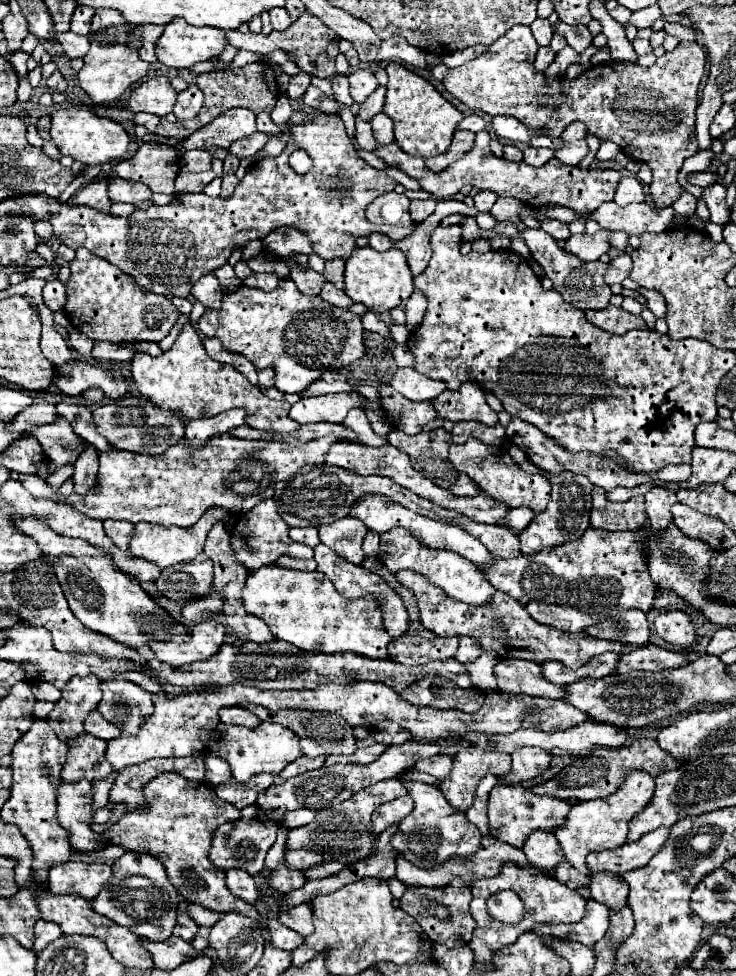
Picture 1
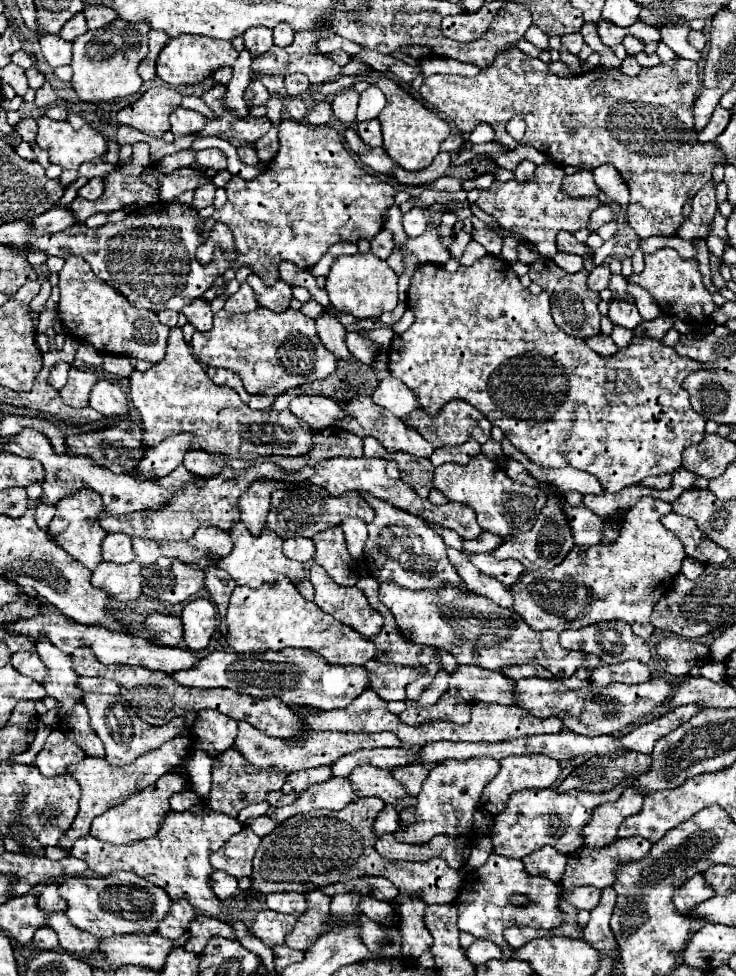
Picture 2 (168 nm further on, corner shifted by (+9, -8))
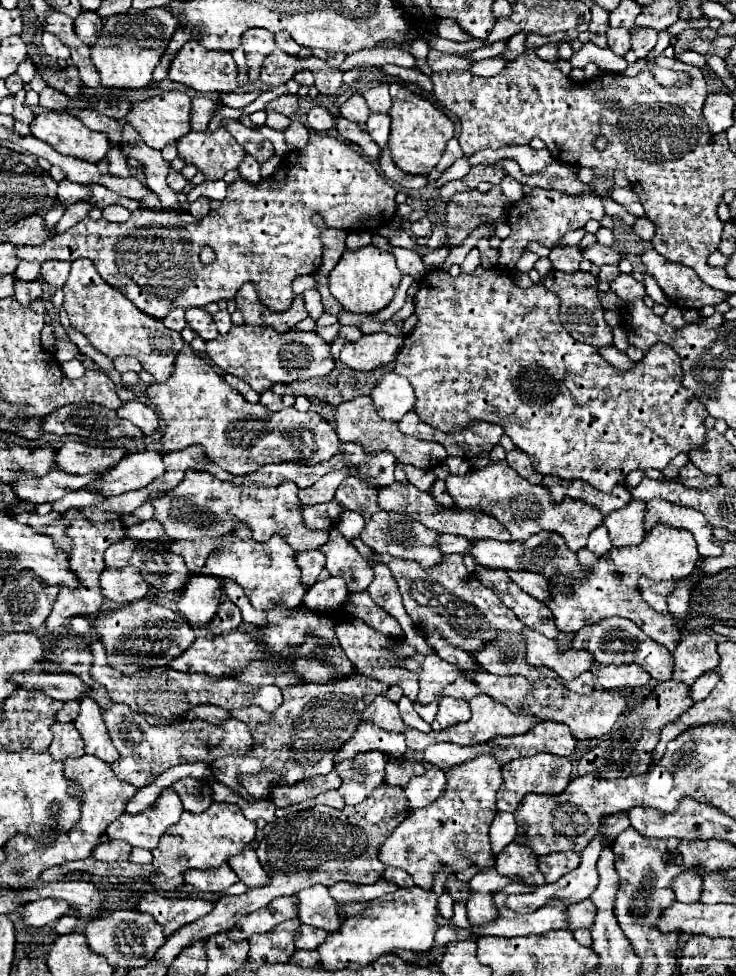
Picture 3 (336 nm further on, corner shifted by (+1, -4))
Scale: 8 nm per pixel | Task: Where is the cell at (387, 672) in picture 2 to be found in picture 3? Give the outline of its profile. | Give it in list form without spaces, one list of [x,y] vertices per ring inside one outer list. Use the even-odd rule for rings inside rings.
[[[356,674],[338,682],[326,684],[298,684],[292,688],[284,688],[284,702],[274,714],[266,714],[258,706],[240,708],[230,712],[234,718],[242,720],[254,738],[252,748],[246,756],[228,754],[212,762],[214,778],[236,790],[244,800],[254,802],[246,788],[240,784],[240,774],[260,774],[264,770],[272,770],[280,776],[274,786],[280,784],[296,784],[300,780],[312,776],[324,776],[334,768],[334,752],[340,750],[340,744],[352,736],[356,726],[360,724],[360,712],[376,698],[386,696],[388,700],[398,702],[404,692],[398,686],[390,686],[372,676]]]

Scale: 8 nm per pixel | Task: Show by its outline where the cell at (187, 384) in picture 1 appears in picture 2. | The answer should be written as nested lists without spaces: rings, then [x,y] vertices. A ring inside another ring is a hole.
[[[180,328],[170,330],[164,360],[154,364],[148,372],[132,372],[130,400],[140,412],[144,430],[142,444],[146,448],[158,446],[168,436],[190,432],[196,436],[196,448],[192,450],[228,458],[256,460],[258,456],[304,456],[304,452],[312,450],[312,432],[300,428],[298,418],[290,410],[252,410],[232,388],[216,386],[208,380],[206,368],[192,356]]]

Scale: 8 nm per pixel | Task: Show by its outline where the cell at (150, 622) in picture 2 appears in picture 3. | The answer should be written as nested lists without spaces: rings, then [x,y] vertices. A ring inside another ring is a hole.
[[[138,600],[124,608],[98,612],[92,616],[92,624],[106,646],[108,664],[124,674],[138,672],[144,666],[168,666],[168,660],[184,652],[196,638],[194,628],[180,614],[148,600]]]

